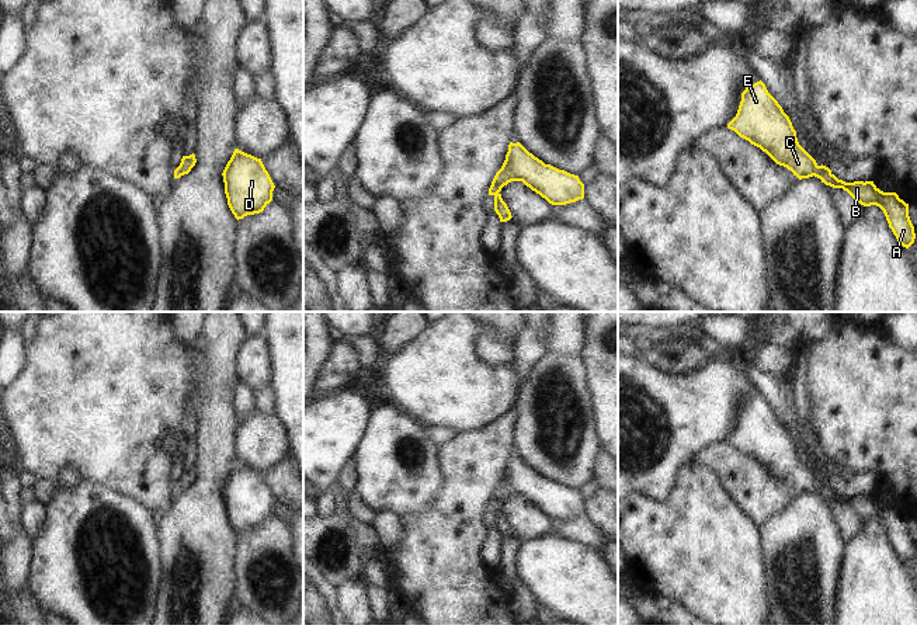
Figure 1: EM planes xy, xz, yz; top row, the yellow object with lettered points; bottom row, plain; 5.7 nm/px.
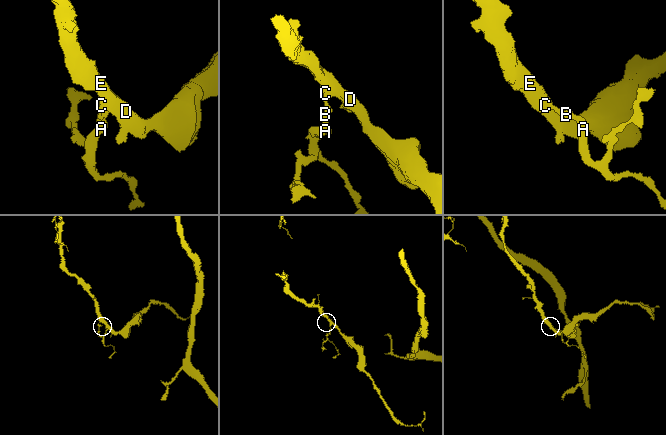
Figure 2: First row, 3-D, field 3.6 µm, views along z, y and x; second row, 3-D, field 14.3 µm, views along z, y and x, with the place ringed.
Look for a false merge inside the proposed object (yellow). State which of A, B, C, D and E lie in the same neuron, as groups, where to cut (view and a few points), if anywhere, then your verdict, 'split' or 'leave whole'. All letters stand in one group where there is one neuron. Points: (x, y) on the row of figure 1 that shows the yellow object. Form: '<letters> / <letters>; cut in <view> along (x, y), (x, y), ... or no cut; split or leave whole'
A B C D E; no cut; leave whole

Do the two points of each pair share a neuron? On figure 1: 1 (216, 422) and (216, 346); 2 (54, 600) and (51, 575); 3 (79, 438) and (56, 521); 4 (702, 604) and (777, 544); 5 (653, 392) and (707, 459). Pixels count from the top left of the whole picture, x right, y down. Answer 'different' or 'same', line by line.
1: same
2: same
3: different
4: different
5: different

